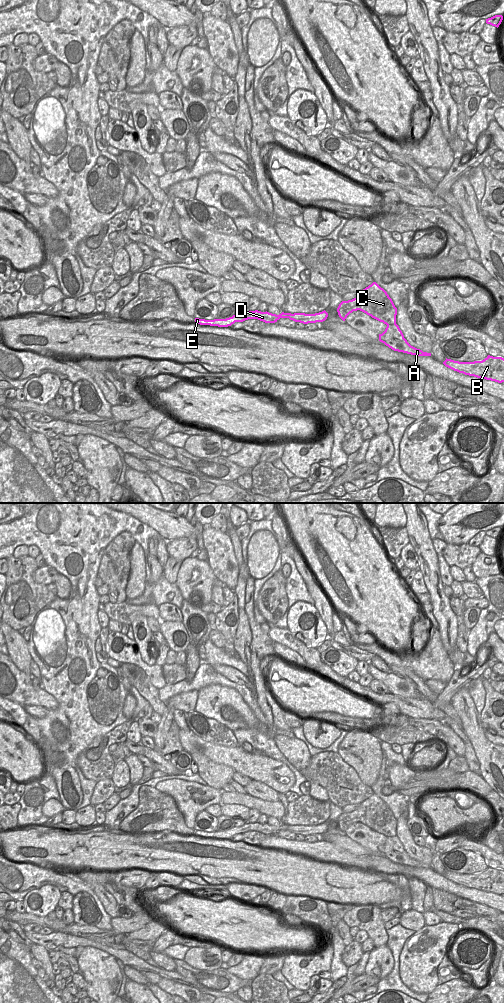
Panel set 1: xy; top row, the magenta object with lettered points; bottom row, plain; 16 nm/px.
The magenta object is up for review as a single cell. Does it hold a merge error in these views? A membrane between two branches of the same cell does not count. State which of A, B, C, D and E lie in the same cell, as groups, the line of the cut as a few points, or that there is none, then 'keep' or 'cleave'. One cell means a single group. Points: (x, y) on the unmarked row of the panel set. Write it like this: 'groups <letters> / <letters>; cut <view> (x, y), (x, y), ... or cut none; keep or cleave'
groups A B / C D E; cut xy (395, 835), (387, 837); cleave

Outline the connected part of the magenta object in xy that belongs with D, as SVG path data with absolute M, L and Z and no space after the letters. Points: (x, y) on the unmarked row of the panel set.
M255 822L255 823L246 823L241 827L233 827L232 829L226 831L205 832L205 831L195 830L195 835L198 835L200 837L228 839L234 836L235 834L243 834L248 831L258 831L265 835L275 835L280 830L289 830L290 832L293 832L295 834L308 836L308 835L323 834L327 831L327 829L328 829L328 825L325 822L315 826L305 826L305 825L291 826L291 825L282 824L279 827L272 826L267 823L261 824Z

